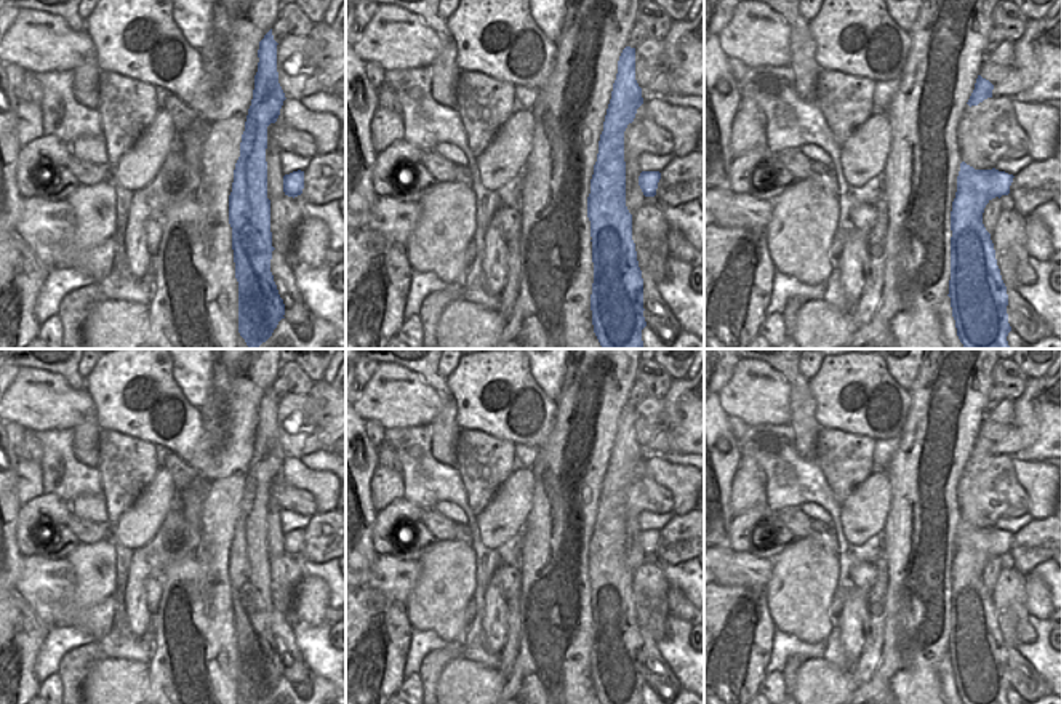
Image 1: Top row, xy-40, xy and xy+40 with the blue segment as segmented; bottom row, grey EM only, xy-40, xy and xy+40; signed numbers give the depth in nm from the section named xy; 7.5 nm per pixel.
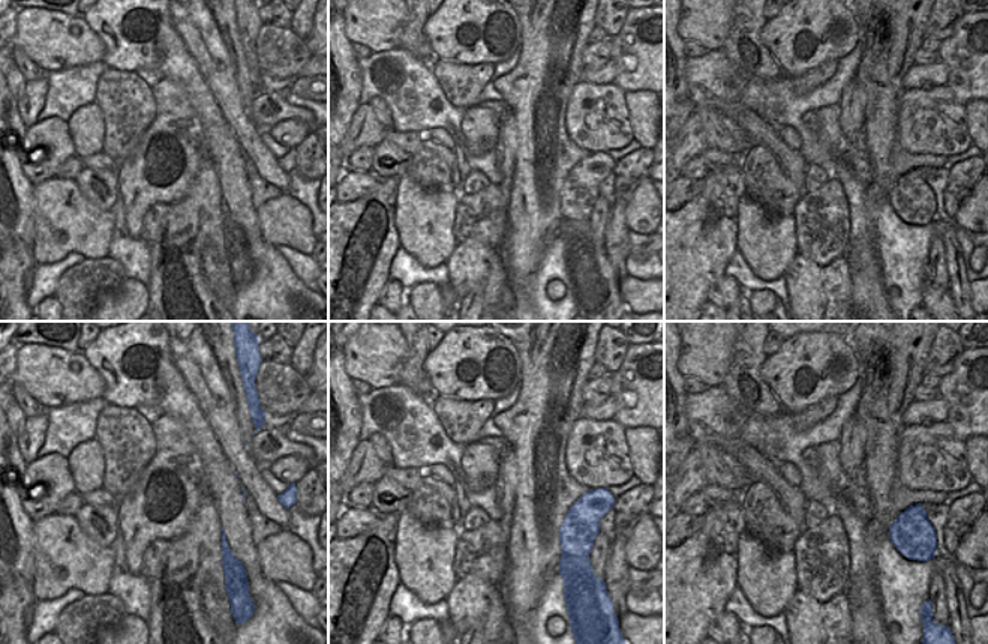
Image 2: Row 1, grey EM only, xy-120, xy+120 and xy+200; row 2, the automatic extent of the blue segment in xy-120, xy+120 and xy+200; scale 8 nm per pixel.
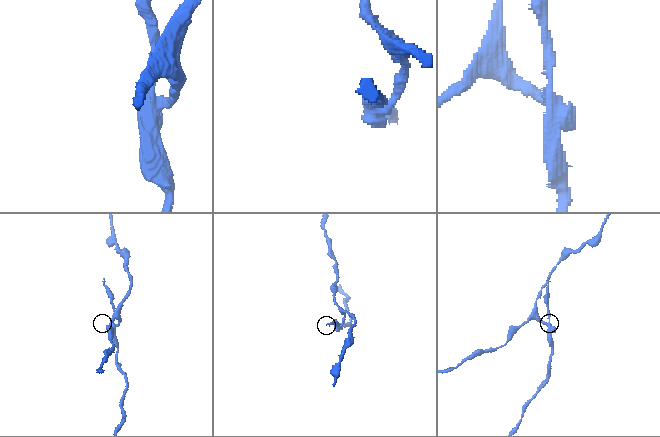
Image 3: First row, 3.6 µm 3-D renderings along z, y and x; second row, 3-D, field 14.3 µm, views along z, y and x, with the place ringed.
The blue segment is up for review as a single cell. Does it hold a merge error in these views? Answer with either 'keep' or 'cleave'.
cleave

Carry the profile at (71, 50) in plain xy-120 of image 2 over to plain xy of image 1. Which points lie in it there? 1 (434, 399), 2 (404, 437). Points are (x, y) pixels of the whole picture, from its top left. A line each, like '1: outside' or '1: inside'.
1: inside
2: outside

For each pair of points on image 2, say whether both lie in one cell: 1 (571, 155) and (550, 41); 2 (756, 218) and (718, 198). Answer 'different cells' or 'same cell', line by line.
1: same cell
2: different cells

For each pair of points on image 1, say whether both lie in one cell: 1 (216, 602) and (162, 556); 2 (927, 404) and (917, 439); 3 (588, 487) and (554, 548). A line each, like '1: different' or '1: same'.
1: different
2: same
3: same

